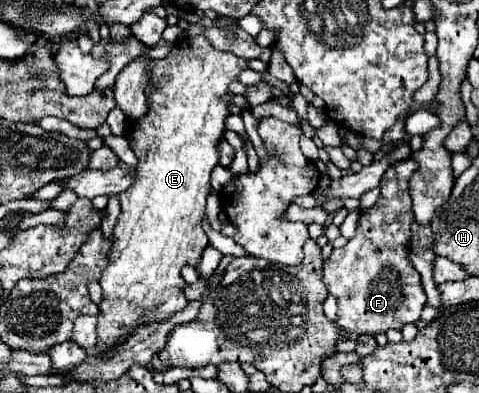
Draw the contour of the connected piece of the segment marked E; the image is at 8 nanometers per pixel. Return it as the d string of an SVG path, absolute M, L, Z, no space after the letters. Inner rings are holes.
M200 34L200 36L194 36L190 38L190 42L176 42L172 52L164 58L164 60L150 60L148 62L148 78L150 78L150 84L148 84L148 90L146 90L146 98L148 98L148 114L146 118L142 118L140 122L136 122L130 130L130 148L134 150L134 154L138 156L138 166L136 166L136 186L132 186L132 190L124 190L124 194L118 196L120 200L120 206L122 206L122 212L116 220L116 226L114 226L114 234L112 234L112 254L110 254L110 264L106 266L106 270L102 272L102 278L100 278L100 286L102 286L102 302L98 304L100 308L100 316L98 316L98 342L96 342L96 348L100 352L102 358L110 358L116 354L116 346L120 340L128 338L134 328L138 328L140 324L146 324L146 322L160 322L160 320L166 320L170 318L172 314L180 312L188 300L184 298L184 280L180 276L180 270L182 266L192 266L196 268L200 264L200 258L202 258L202 250L208 246L208 236L202 232L200 228L200 220L204 216L204 210L206 210L206 196L210 192L210 172L212 168L218 164L218 142L224 134L224 120L228 116L228 104L224 100L220 100L222 94L228 94L228 84L234 82L238 78L238 72L246 68L246 60L244 58L238 58L234 54L226 54L226 52L218 52L214 48L210 48L210 42Z

